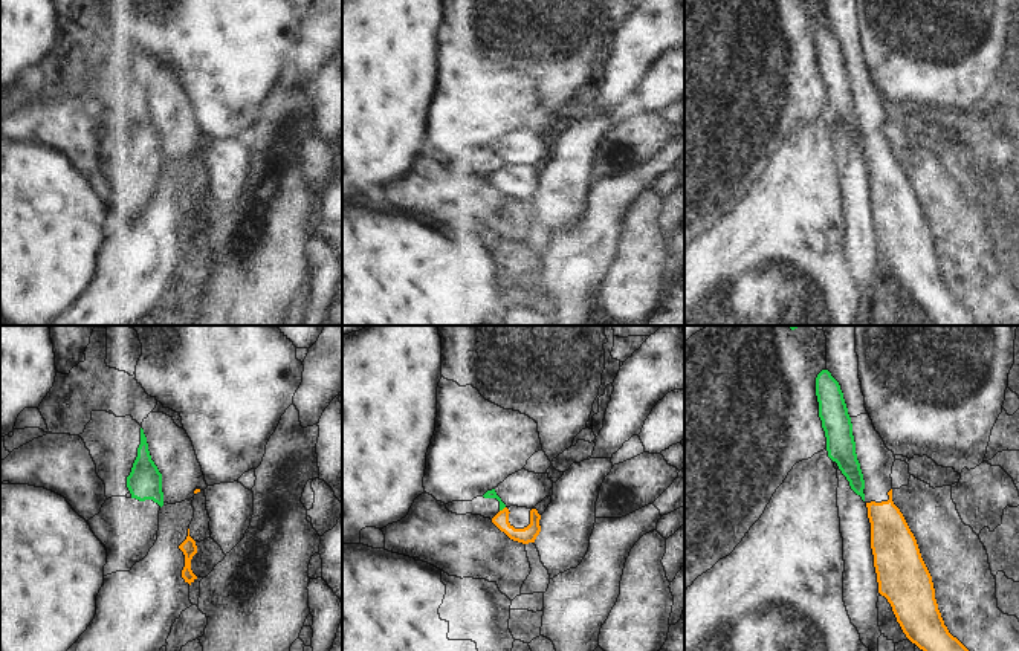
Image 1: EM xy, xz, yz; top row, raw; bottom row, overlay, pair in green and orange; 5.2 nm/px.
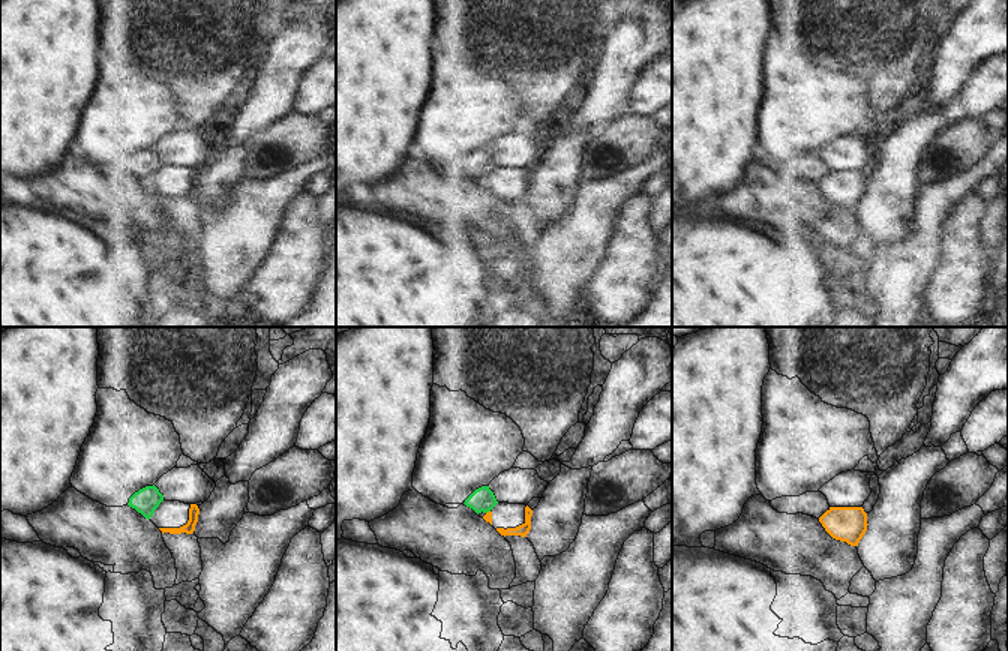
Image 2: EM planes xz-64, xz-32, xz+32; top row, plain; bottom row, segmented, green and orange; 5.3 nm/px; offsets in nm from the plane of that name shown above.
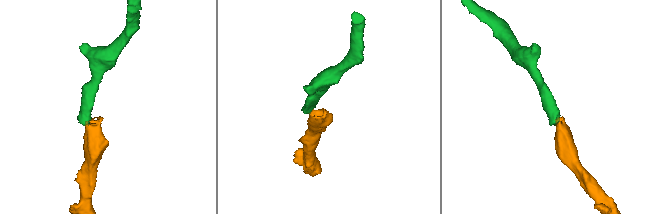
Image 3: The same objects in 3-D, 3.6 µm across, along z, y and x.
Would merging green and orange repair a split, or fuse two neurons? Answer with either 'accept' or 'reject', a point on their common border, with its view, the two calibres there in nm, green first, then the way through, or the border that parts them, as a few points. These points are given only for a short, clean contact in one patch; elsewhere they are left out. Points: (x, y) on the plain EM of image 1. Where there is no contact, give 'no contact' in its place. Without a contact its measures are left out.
reject; meets green in xz at (501, 167); 50 nm thick on the green side, 90 nm on the other; border along xz (504, 164), (500, 168)

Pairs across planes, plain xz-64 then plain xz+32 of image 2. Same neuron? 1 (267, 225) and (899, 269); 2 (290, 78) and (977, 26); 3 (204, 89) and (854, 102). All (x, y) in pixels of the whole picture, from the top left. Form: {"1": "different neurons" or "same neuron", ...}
{"1": "same neuron", "2": "same neuron", "3": "different neurons"}

